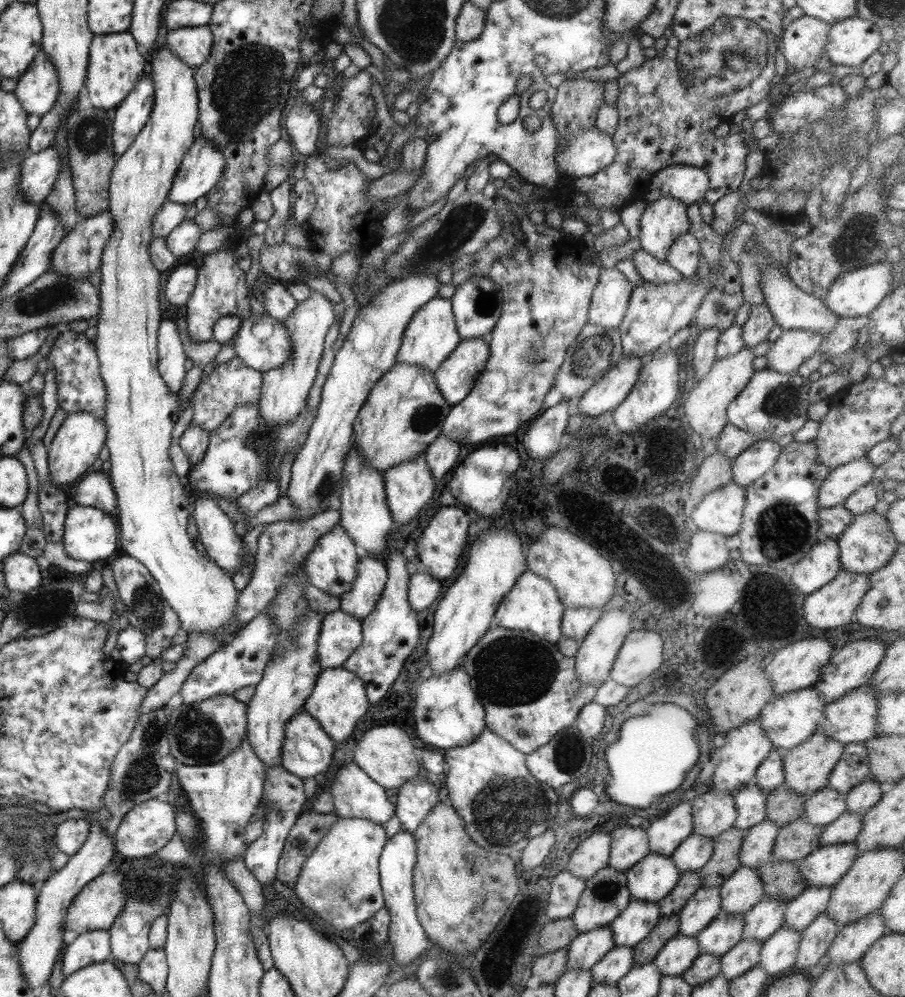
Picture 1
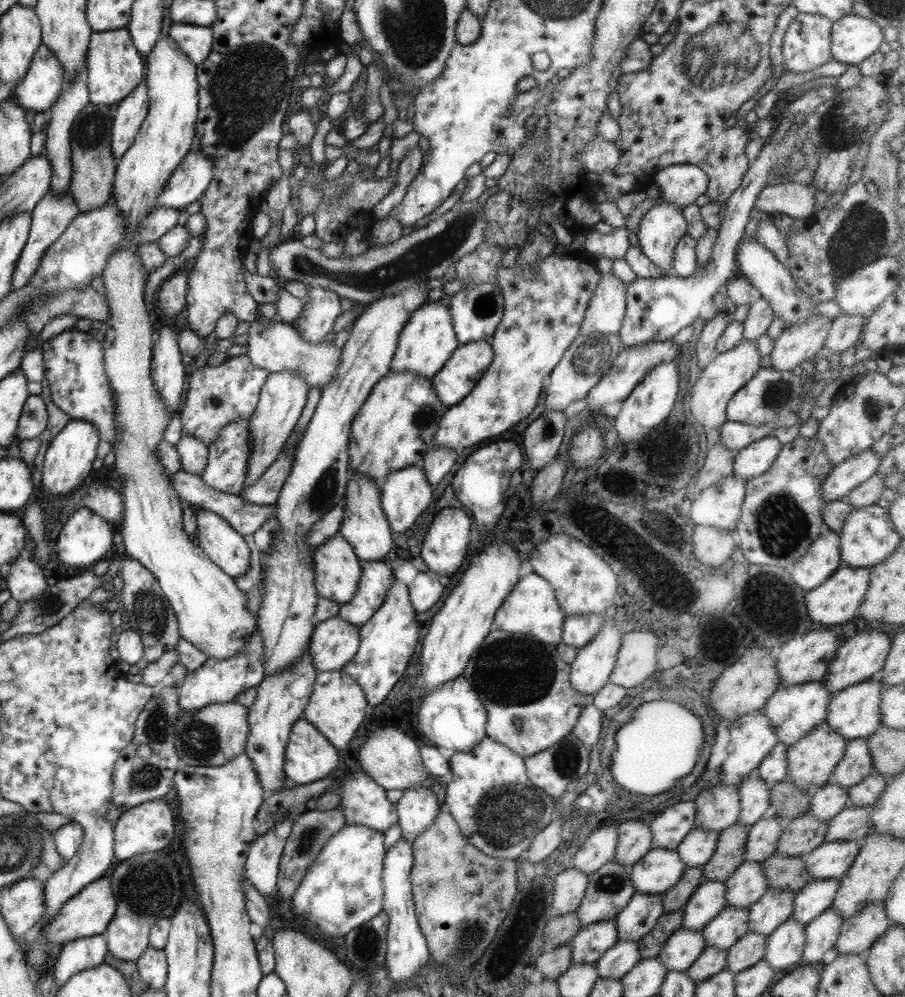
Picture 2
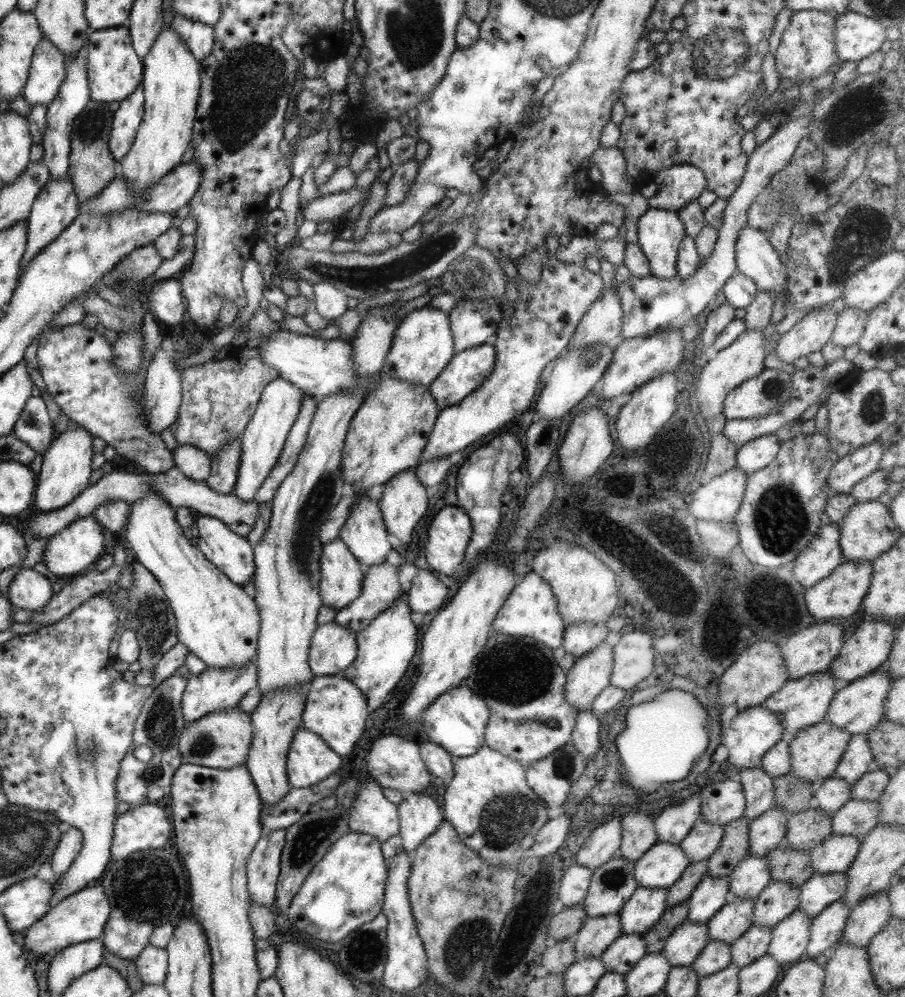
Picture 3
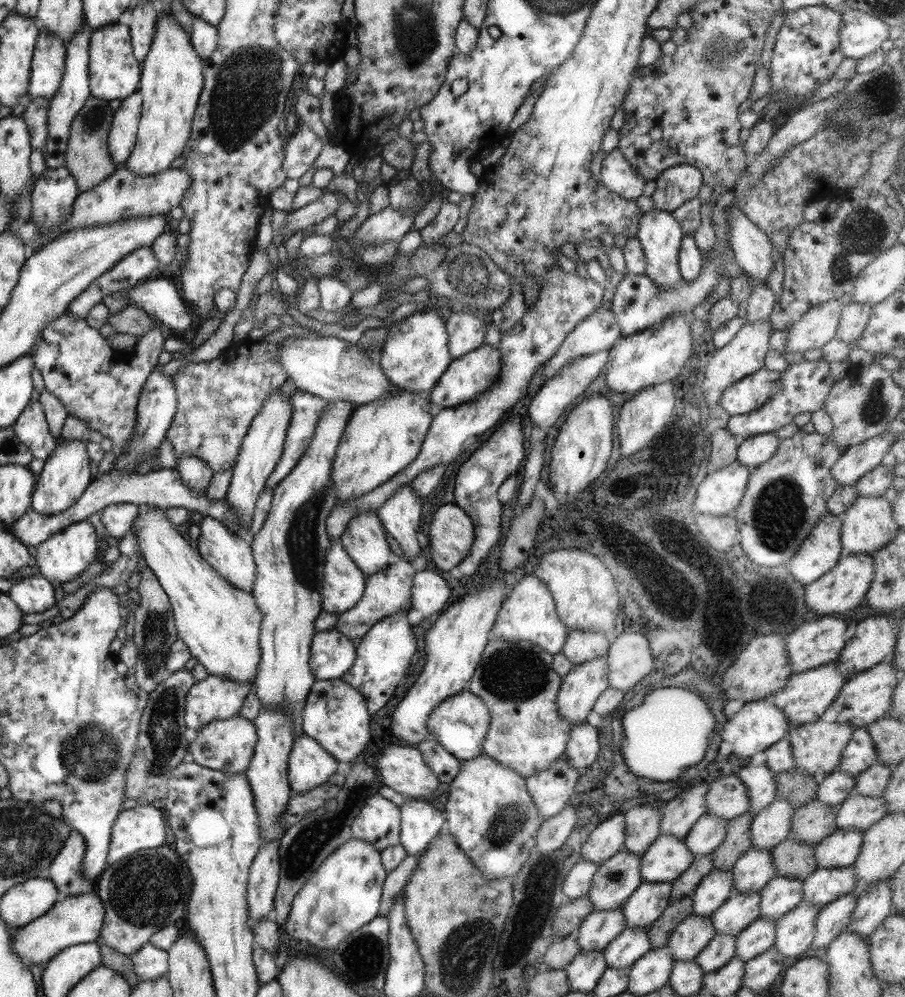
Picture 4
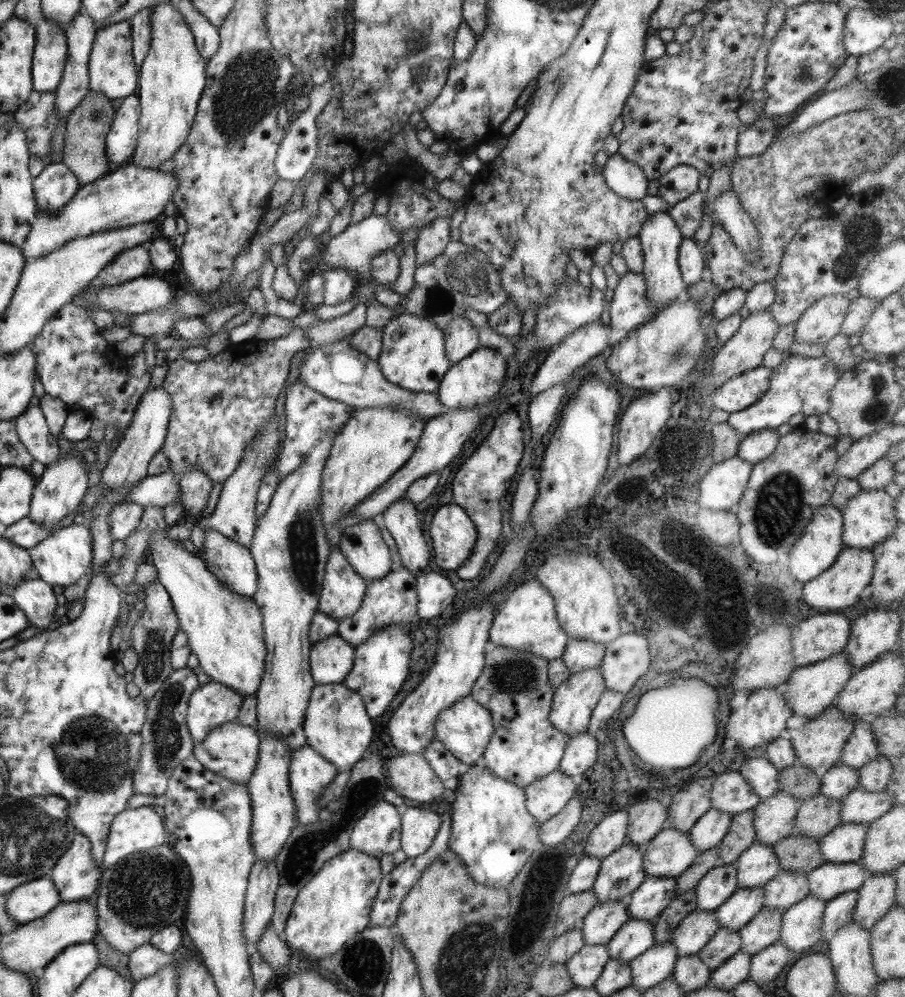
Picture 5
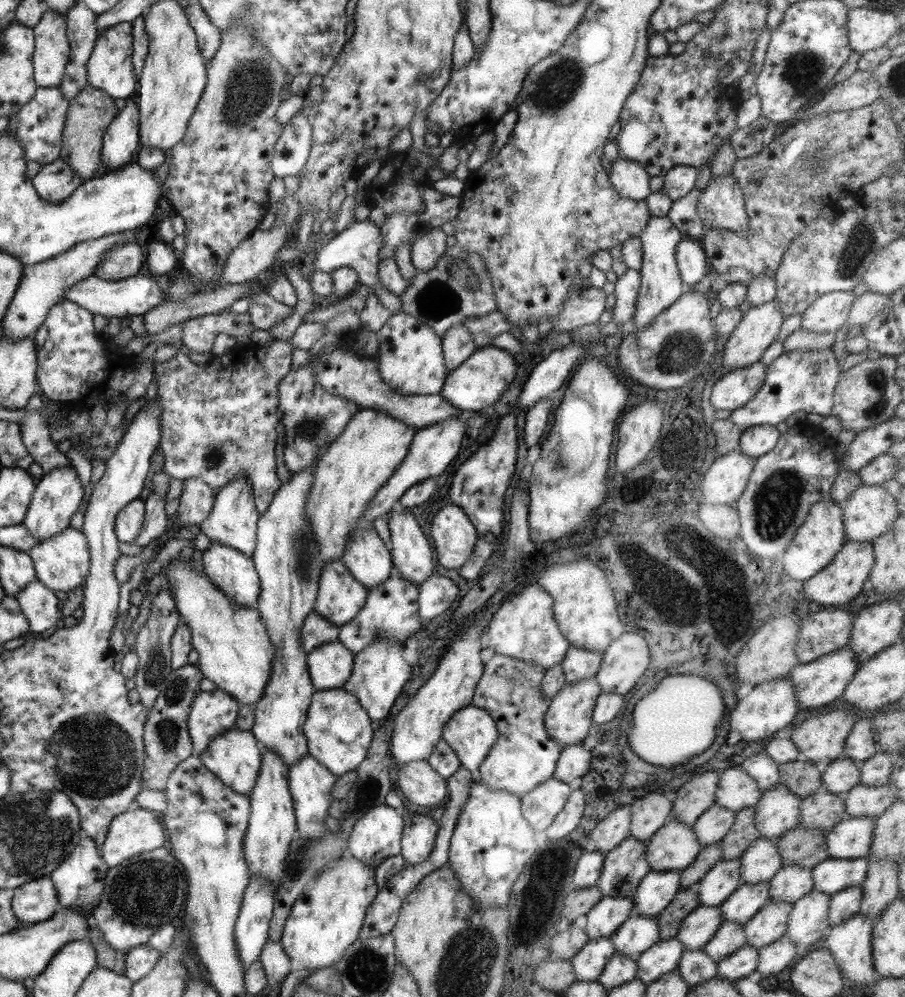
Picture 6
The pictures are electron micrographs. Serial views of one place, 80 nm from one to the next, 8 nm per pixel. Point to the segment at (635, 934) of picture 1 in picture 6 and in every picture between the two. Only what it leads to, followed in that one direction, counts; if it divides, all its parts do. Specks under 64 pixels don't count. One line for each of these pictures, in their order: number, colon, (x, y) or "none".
2: (640, 914)
3: (644, 907)
4: (645, 904)
5: (653, 894)
6: (656, 889)

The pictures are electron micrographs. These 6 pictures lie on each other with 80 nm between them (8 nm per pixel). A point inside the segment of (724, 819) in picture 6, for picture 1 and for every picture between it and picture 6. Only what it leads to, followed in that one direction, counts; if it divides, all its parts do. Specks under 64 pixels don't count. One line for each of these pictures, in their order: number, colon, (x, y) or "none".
1: (694, 851)
2: (697, 847)
3: (703, 839)
4: (708, 832)
5: (708, 831)

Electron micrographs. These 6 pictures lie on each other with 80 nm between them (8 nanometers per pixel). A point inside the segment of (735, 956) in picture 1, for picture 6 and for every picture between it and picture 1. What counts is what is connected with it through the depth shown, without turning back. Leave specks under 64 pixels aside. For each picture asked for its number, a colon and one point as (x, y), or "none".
2: (750, 948)
3: (753, 943)
4: (760, 935)
5: (764, 929)
6: (769, 923)

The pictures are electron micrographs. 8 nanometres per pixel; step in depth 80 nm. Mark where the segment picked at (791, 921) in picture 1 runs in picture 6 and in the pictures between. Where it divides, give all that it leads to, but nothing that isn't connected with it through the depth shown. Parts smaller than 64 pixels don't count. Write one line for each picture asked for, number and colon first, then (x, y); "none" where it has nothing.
2: (817, 895)
3: (818, 891)
4: (823, 885)
5: (826, 881)
6: (831, 875)

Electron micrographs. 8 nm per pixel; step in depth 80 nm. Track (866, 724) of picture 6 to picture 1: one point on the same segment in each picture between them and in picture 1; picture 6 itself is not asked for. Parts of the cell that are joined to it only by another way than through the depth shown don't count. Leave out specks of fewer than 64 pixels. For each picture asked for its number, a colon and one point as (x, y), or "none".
1: (852, 768)
2: (856, 763)
3: (857, 758)
4: (859, 753)
5: (860, 748)

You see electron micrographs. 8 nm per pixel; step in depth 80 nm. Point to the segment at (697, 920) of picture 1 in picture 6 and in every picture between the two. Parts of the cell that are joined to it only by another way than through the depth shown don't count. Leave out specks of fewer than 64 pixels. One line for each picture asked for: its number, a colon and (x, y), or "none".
2: (707, 901)
3: (708, 896)
4: (712, 890)
5: (718, 883)
6: (723, 877)

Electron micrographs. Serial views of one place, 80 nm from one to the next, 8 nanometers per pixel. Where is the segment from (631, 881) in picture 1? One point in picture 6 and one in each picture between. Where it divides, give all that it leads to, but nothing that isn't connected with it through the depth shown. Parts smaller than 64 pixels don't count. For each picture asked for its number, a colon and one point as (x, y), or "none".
2: (659, 869)
3: (662, 864)
4: (666, 858)
5: (670, 852)
6: (672, 847)

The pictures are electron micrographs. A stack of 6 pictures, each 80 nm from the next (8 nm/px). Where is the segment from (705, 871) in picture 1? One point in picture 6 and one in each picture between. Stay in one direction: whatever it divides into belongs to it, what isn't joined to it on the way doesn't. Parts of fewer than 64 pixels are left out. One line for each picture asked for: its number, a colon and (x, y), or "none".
2: (728, 854)
3: (734, 846)
4: (736, 842)
5: (740, 834)
6: (742, 834)

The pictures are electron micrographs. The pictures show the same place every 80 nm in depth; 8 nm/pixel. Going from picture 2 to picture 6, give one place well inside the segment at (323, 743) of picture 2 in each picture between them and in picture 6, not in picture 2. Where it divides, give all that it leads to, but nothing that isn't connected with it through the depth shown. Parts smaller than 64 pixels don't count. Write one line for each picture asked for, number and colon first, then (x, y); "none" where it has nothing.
3: (309, 760)
4: (309, 766)
5: (308, 774)
6: (309, 784)

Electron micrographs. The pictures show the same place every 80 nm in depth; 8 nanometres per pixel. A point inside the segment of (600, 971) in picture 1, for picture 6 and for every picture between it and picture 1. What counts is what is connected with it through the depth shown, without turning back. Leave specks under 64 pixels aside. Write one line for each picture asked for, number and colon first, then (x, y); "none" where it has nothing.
2: (616, 961)
3: (620, 956)
4: (631, 944)
5: (635, 936)
6: (637, 933)

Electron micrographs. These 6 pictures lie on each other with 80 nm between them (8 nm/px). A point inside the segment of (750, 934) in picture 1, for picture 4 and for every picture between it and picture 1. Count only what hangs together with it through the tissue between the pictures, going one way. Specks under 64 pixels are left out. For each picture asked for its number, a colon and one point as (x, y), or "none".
2: (773, 907)
3: (777, 900)
4: (780, 894)

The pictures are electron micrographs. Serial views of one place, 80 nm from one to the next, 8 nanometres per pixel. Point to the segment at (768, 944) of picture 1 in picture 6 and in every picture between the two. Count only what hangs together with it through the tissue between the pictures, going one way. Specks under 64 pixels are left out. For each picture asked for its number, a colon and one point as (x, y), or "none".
2: (784, 945)
3: (789, 938)
4: (795, 930)
5: (801, 924)
6: (807, 922)

